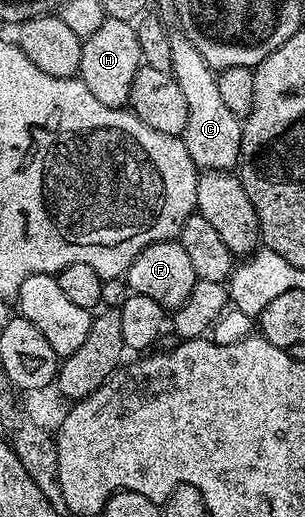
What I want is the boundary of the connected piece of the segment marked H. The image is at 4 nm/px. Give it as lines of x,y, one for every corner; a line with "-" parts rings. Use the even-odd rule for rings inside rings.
107,17
104,23
100,23
97,31
92,31
92,35
88,35
83,40
77,76
84,83
84,87
88,87
88,91
92,91
92,95
96,95
96,99
100,99
100,103
104,103
106,107
121,109
129,106
132,79
136,79
136,71
142,68
143,64
140,39
136,39
135,26
128,21

